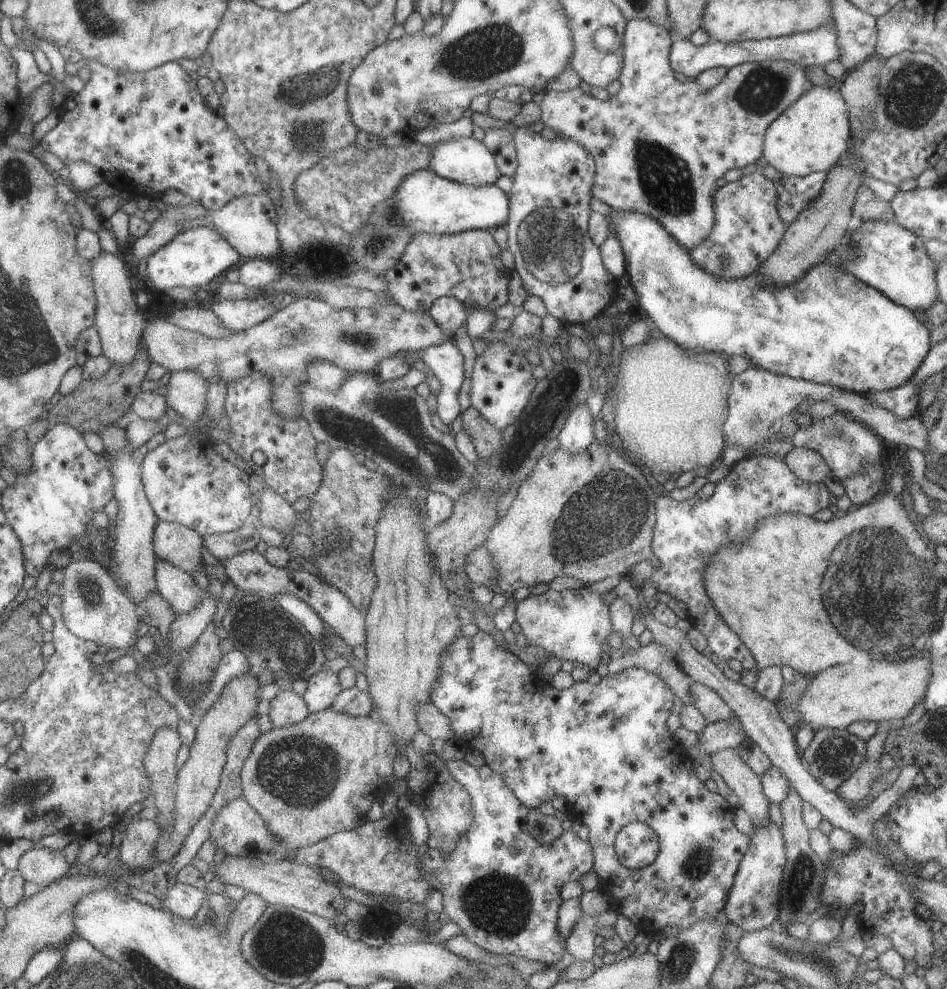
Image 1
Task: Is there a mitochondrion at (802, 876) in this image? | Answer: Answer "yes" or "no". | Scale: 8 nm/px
yes

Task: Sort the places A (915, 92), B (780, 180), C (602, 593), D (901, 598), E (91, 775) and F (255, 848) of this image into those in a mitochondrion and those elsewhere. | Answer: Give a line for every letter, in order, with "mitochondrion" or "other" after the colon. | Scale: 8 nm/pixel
A: mitochondrion
B: other
C: other
D: mitochondrion
E: other
F: mitochondrion

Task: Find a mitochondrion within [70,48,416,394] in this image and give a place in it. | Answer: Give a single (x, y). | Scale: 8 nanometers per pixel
(304, 99)

